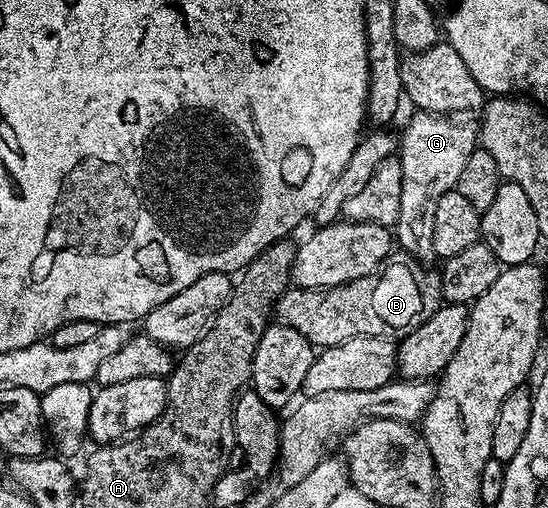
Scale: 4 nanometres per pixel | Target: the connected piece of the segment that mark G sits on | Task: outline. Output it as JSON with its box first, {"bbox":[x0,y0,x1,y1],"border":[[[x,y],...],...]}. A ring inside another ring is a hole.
{"bbox":[394,111,480,263],"border":[[[430,111],[413,112],[414,116],[406,123],[406,128],[400,134],[400,158],[402,160],[402,188],[400,189],[400,213],[394,226],[394,237],[411,258],[426,263],[435,258],[432,245],[433,218],[437,201],[444,193],[455,190],[460,181],[460,172],[468,162],[468,157],[480,143],[480,131],[470,123],[457,123],[459,120],[445,115],[434,115]]]}

